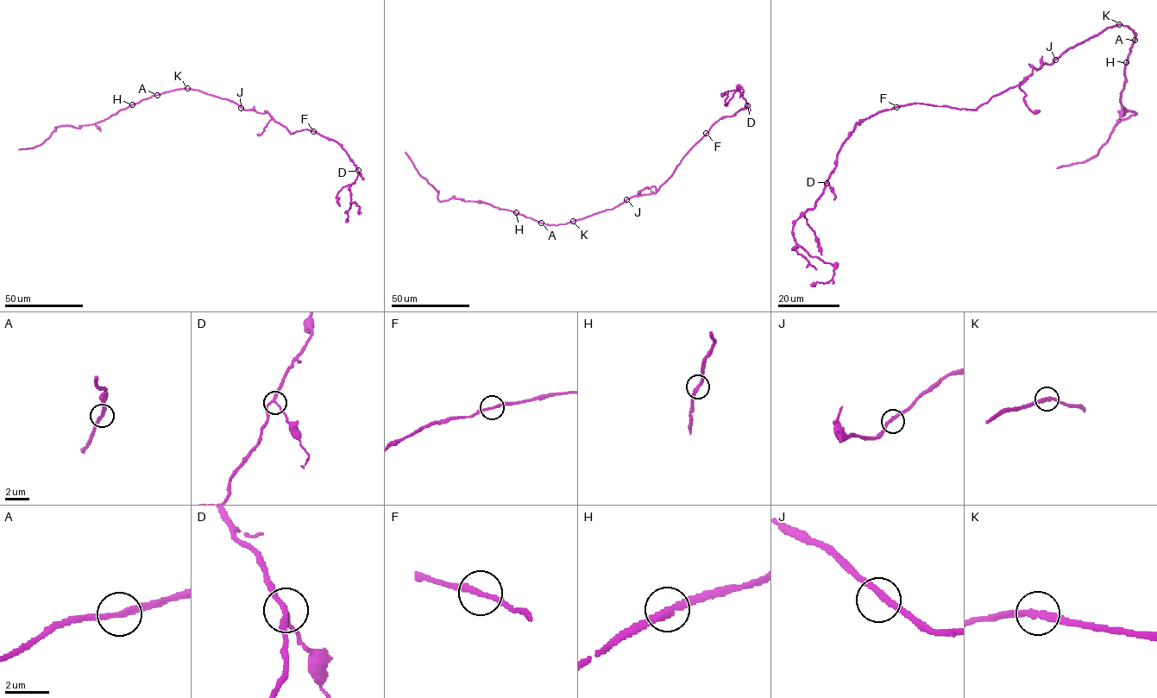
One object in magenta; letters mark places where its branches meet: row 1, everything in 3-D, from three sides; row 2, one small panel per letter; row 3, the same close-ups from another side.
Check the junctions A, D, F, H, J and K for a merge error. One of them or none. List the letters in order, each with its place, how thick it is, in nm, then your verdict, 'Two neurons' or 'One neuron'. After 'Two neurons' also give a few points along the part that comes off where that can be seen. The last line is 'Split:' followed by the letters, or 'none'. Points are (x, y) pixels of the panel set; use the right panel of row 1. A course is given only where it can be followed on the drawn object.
A: Place: (1134, 40). Thickness 220 nm. One neuron
D: Place: (826, 183). Thickness 200 nm. One neuron
F: Place: (896, 107). Thickness 190 nm. One neuron
H: Place: (1126, 62). Thickness 280 nm. One neuron
J: Place: (1055, 59). Thickness 240 nm. One neuron
K: Place: (1119, 24). Thickness 220 nm. One neuron
Split: none

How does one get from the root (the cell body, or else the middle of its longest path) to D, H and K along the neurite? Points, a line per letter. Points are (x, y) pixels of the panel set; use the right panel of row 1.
D: (1055, 59), (1034, 67), (1021, 84), (976, 110), (911, 103), (856, 123), (826, 183)
H: (1055, 59), (1072, 47), (1118, 25), (1126, 26), (1136, 34), (1126, 63)
K: (1055, 59), (1072, 47), (1119, 24)

